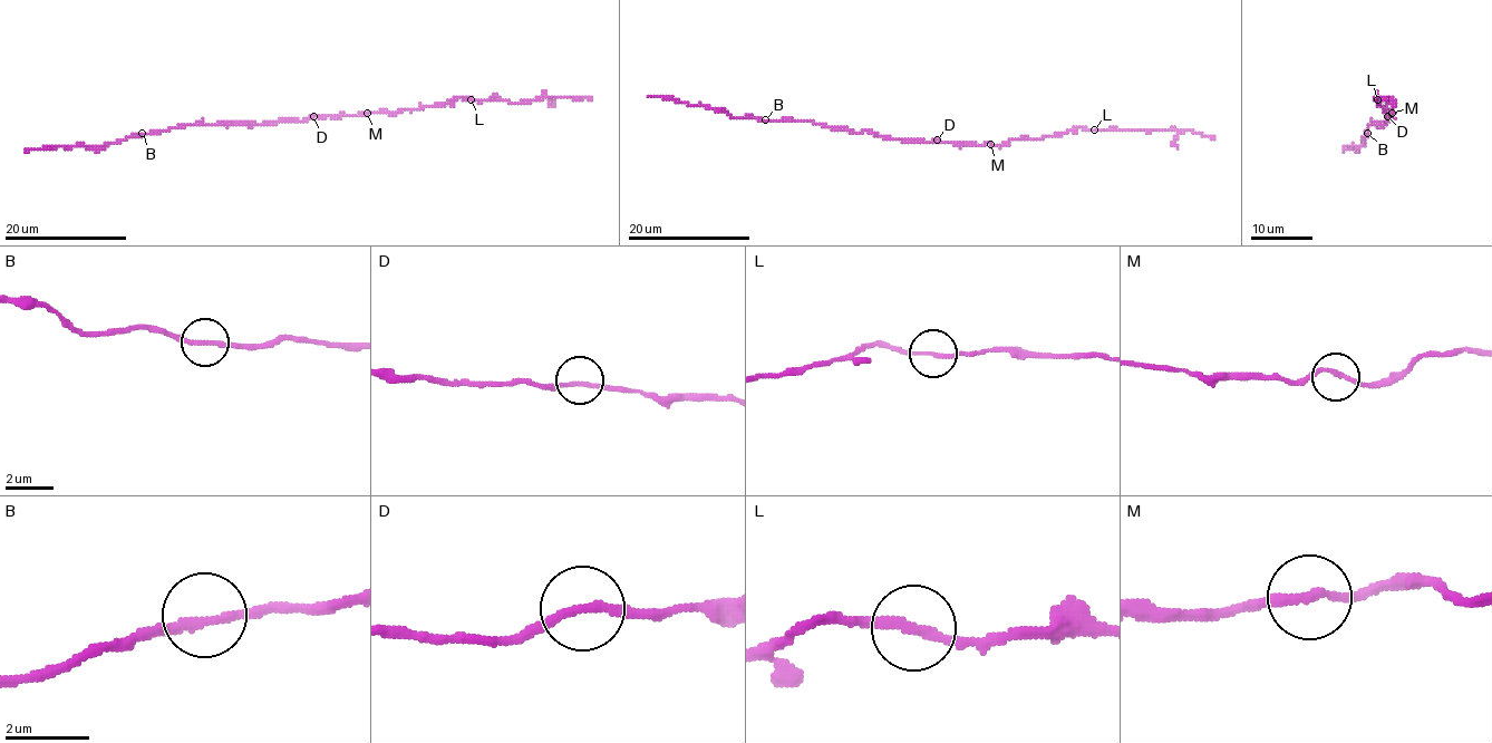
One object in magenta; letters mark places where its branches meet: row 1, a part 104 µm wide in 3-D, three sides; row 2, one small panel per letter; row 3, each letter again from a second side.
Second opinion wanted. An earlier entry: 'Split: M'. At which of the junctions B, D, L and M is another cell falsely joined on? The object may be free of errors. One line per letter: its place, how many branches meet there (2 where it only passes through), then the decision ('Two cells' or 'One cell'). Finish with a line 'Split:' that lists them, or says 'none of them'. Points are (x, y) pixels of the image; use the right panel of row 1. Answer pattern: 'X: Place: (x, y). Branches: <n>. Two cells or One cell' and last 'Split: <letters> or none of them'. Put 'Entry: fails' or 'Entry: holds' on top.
Entry: fails
B: Place: (1367, 133). Branches: 2. One cell
D: Place: (1387, 116). Branches: 2. One cell
L: Place: (1377, 99). Branches: 2. One cell
M: Place: (1392, 113). Branches: 2. One cell
Split: none of them

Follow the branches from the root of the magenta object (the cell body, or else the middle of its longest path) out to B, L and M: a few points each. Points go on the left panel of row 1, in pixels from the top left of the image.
B: (308, 117), (269, 124), (177, 125), (142, 133)
L: (308, 117), (399, 113), (437, 107), (457, 98), (472, 99)
M: (308, 117), (367, 113)

